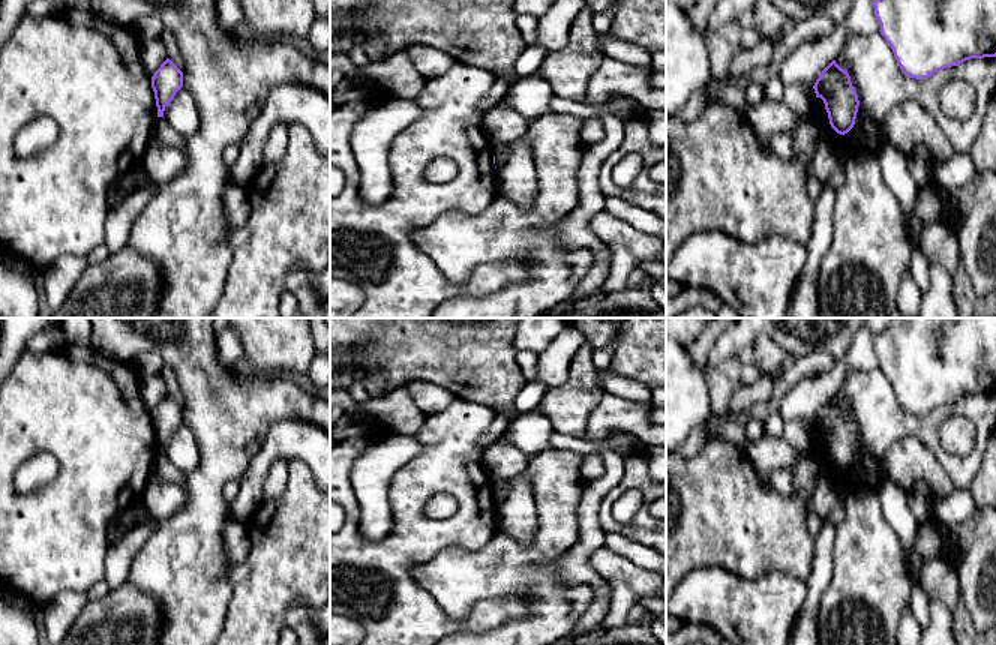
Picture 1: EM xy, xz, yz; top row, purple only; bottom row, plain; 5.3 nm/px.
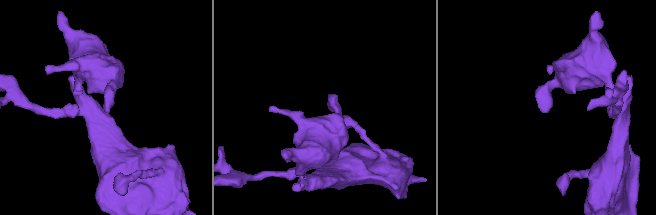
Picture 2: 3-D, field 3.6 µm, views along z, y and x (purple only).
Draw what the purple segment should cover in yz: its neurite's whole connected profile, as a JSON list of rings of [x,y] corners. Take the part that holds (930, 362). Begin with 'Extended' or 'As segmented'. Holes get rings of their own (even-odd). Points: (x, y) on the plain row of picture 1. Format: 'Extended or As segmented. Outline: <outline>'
As segmented. Outline: [[[892,318],[873,344],[906,412],[924,416],[970,394],[996,393],[996,318]]]

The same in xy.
As segmented. Outline: [[[166,394],[152,412],[158,453],[164,453],[165,442],[174,435],[176,429],[182,423],[183,408],[170,394]]]

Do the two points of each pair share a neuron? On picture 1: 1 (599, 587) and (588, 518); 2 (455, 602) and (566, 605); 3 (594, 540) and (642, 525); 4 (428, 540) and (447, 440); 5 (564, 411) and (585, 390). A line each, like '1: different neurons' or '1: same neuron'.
1: same neuron
2: same neuron
3: different neurons
4: same neuron
5: same neuron

